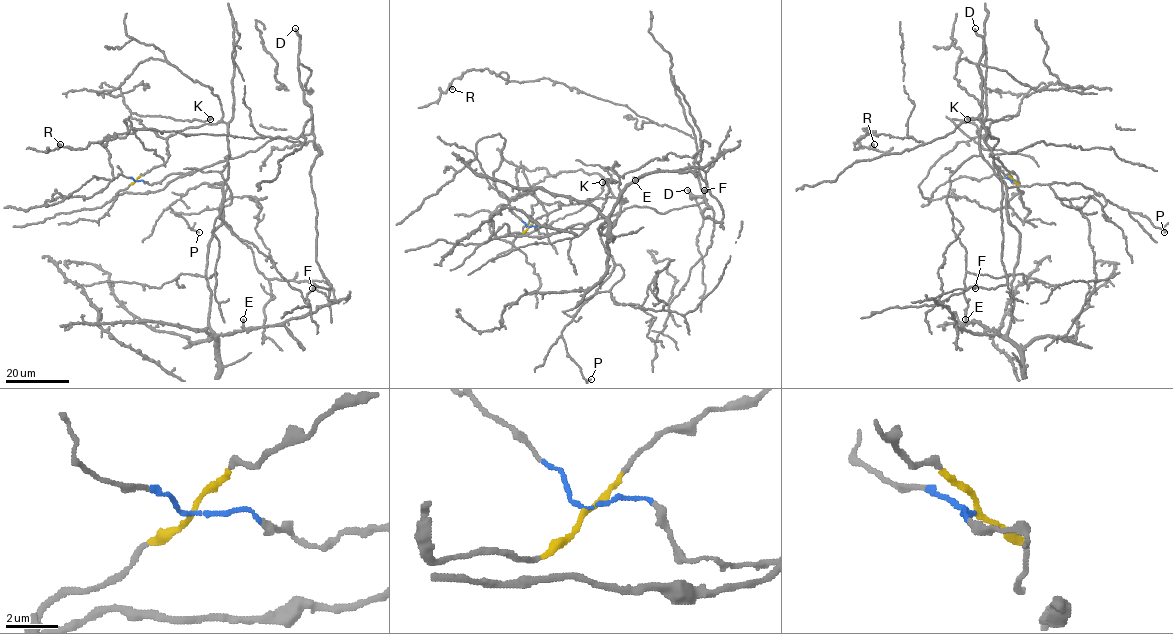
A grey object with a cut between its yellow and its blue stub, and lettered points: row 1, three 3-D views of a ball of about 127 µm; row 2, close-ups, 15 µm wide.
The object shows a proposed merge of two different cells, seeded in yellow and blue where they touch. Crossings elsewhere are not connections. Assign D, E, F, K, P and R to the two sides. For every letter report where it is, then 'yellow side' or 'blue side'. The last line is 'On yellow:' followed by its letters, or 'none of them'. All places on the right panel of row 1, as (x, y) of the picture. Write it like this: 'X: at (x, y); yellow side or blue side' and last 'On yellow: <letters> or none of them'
D: at (975, 28); blue side
E: at (965, 319); yellow side
F: at (975, 288); blue side
K: at (967, 119); yellow side
P: at (1164, 232); yellow side
R: at (874, 144); blue side
On yellow: E, K, P

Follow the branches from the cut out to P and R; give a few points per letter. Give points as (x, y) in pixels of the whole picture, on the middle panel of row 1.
P: (528, 228), (559, 202), (621, 195), (620, 214), (600, 237), (612, 272), (561, 332), (568, 355), (591, 379)
R: (528, 227), (557, 233), (632, 206), (701, 203), (695, 139), (547, 78), (468, 69), (453, 89)

